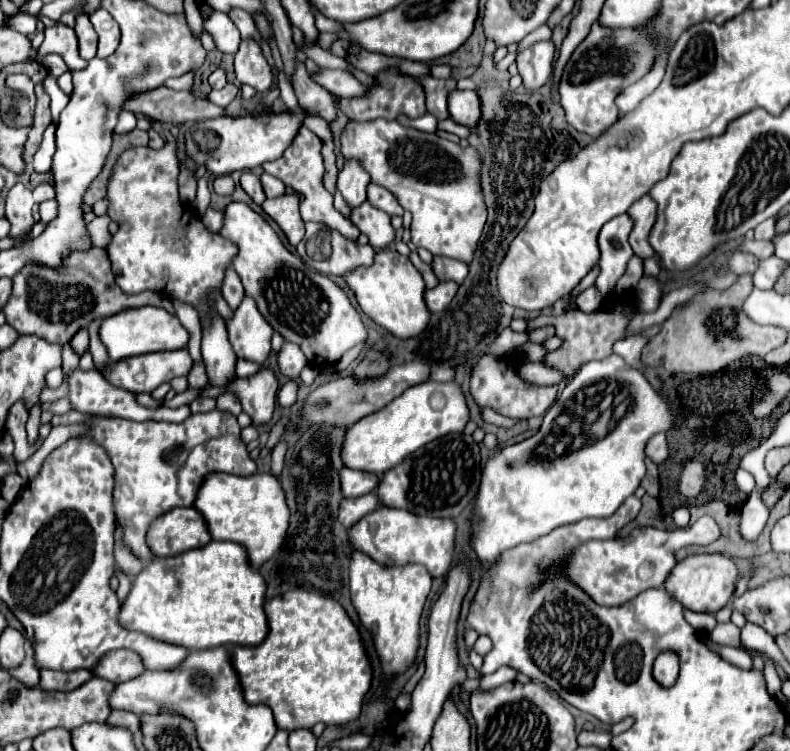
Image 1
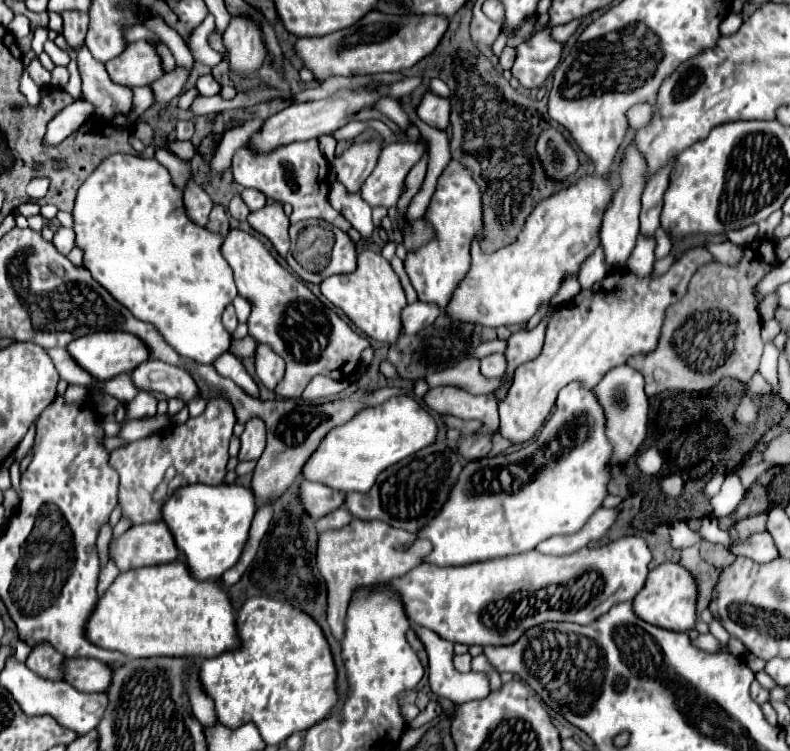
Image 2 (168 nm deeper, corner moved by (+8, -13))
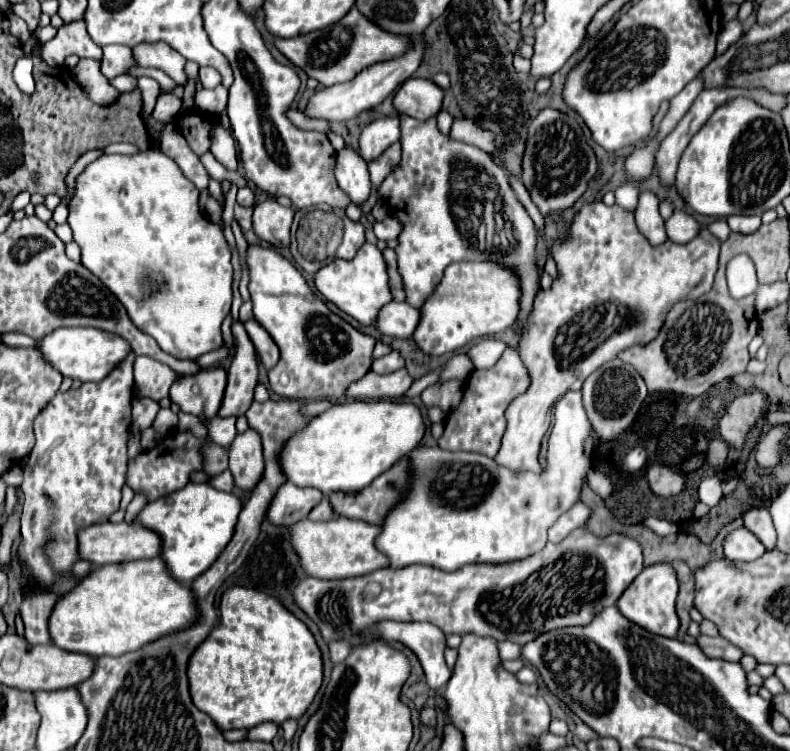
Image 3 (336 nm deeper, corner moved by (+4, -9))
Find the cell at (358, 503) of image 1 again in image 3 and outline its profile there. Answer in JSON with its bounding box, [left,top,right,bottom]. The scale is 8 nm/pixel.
[308,499,334,521]

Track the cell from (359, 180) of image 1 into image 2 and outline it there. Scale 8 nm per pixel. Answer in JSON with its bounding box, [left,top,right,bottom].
[332,139,382,193]

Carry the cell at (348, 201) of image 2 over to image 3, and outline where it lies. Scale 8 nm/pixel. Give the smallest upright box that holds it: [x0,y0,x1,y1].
[334,147,372,205]

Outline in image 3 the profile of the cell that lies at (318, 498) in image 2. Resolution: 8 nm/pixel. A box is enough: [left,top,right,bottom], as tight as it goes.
[268,481,324,525]

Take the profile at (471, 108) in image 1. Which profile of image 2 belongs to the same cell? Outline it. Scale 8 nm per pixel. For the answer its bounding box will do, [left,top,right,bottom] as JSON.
[416,91,448,129]

